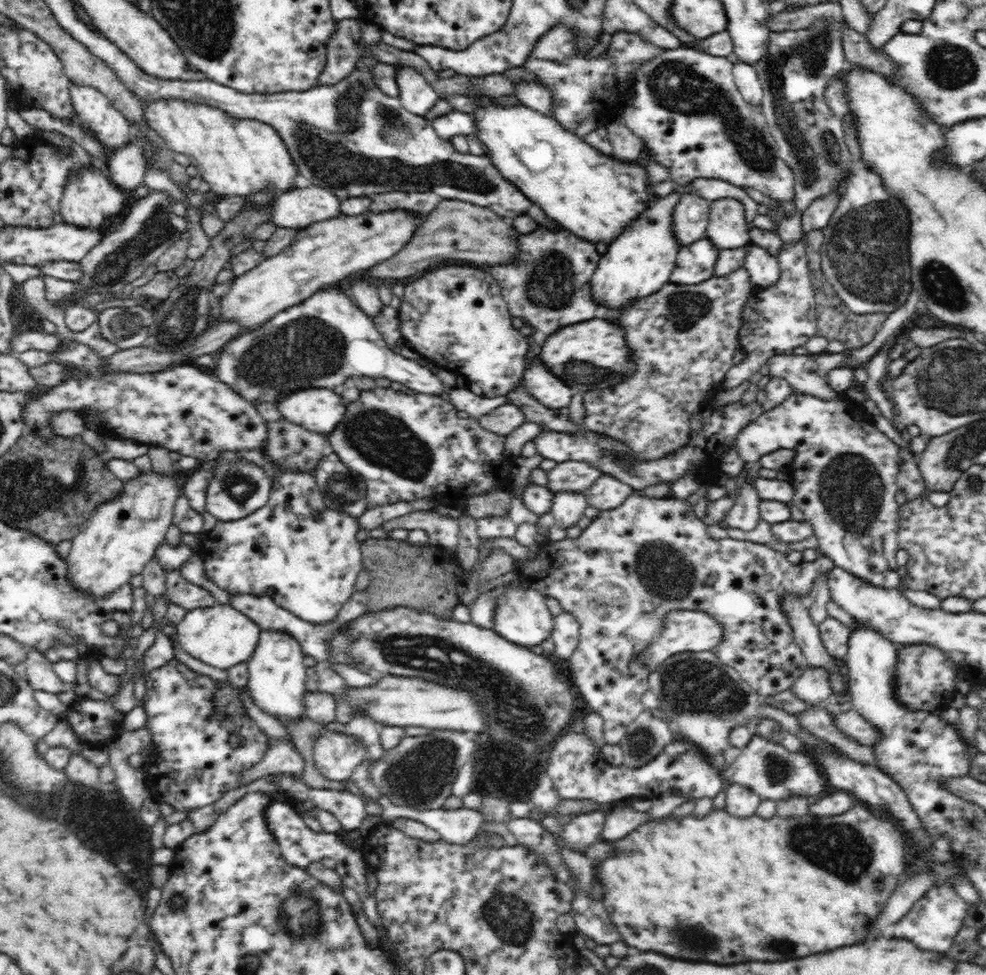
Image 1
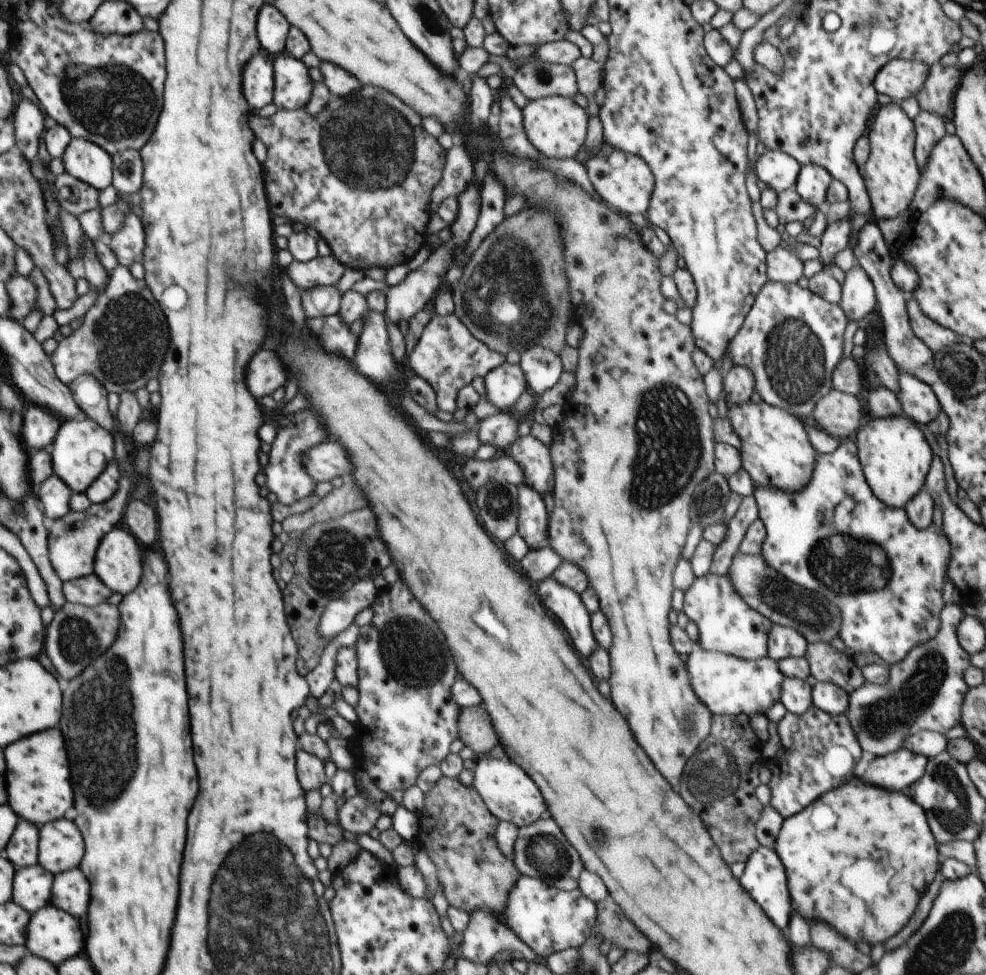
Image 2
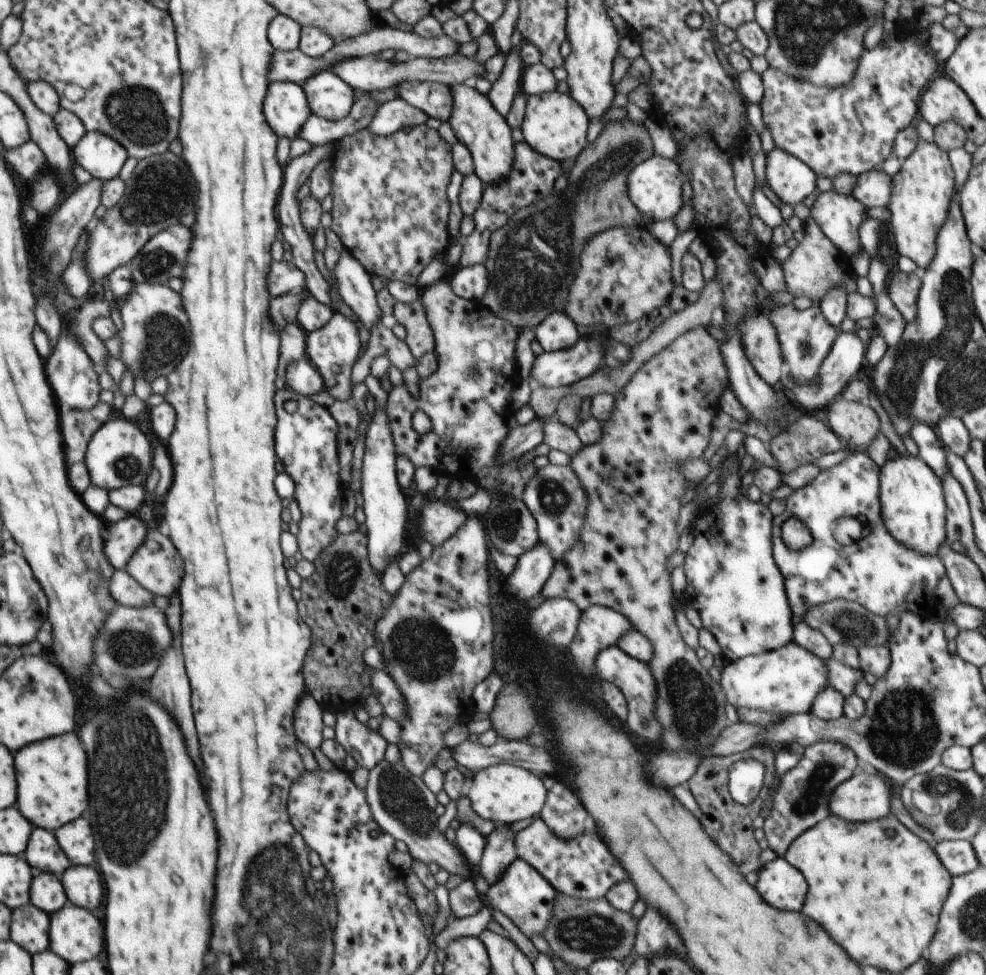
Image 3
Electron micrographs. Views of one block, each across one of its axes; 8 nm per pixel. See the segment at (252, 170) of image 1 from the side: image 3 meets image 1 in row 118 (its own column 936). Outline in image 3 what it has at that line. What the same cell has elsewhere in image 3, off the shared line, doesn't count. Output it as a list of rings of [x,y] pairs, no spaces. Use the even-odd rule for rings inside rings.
[[[920,138],[916,150],[895,176],[891,200],[887,206],[892,213],[889,223],[898,254],[911,258],[920,271],[926,270],[936,256],[937,234],[948,218],[954,195],[954,170],[948,153],[936,143],[928,143]]]

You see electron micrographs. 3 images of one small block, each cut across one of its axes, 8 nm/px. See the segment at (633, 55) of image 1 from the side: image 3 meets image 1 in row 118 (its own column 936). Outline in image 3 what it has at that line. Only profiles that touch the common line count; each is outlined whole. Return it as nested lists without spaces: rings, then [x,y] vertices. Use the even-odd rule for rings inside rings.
[[[855,452],[841,464],[821,471],[808,486],[796,489],[794,494],[786,499],[785,511],[772,518],[773,557],[785,578],[787,599],[795,622],[802,620],[812,607],[834,599],[856,601],[881,617],[912,611],[923,619],[933,620],[940,611],[942,606],[936,594],[936,587],[938,581],[946,575],[944,563],[936,555],[921,555],[911,548],[906,548],[886,530],[879,497],[880,469],[866,453]],[[790,517],[799,518],[811,530],[814,540],[810,546],[791,551],[783,543],[781,528],[783,522]],[[840,517],[857,518],[863,524],[863,537],[848,546],[841,545],[833,535],[836,521]]]

